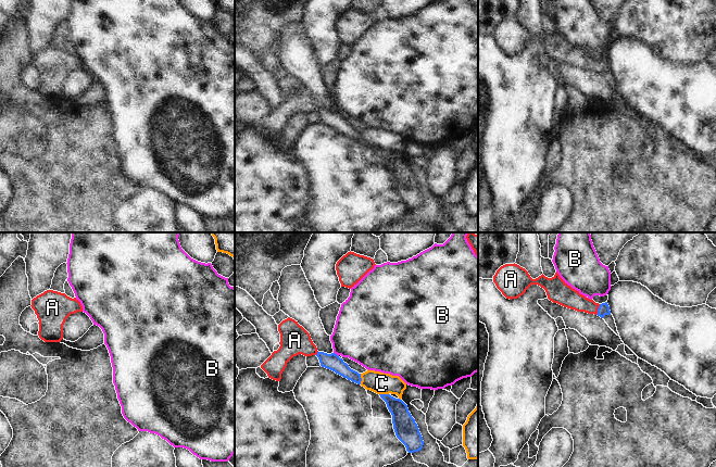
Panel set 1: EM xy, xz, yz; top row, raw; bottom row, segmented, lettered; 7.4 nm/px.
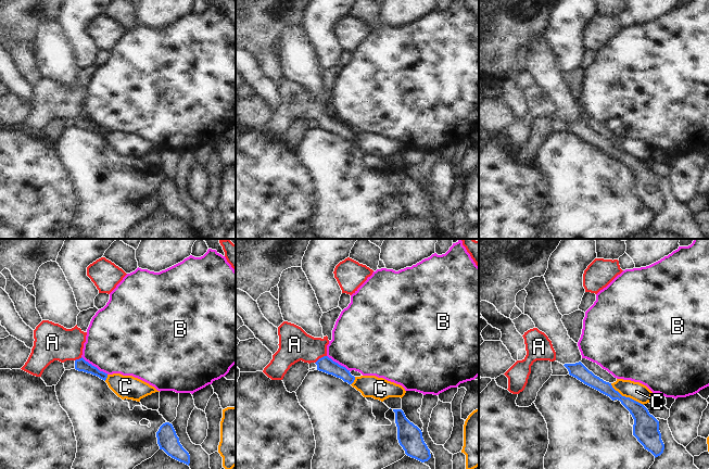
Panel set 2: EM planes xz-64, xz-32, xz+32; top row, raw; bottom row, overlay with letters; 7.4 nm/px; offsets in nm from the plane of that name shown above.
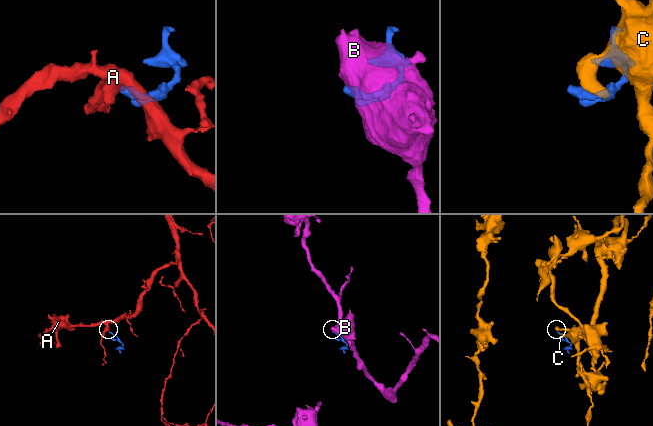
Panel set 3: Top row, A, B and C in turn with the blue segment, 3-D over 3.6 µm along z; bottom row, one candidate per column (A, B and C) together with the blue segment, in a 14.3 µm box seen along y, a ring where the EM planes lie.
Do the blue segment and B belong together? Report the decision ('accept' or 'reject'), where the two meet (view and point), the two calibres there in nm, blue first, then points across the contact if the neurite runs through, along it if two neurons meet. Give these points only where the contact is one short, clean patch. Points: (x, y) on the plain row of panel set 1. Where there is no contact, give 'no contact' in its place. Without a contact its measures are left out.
reject | xz (336, 111) | 120/420 nm | along xz (334, 109), (338, 113)

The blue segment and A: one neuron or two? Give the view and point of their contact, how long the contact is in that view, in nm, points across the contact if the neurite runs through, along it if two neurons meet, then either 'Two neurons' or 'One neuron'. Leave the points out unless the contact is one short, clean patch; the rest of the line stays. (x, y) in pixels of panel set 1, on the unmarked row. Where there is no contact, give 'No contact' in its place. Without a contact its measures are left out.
Touches blue at yz (598, 66). Shared border 90 nm. Path across: yz (603, 66), (598, 66), (567, 53). One neuron

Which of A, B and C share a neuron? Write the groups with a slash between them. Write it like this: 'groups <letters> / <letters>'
groups A / B / C

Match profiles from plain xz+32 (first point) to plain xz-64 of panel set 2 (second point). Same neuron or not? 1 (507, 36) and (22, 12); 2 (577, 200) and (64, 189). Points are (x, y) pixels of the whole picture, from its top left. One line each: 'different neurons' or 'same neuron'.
1: same neuron
2: different neurons

